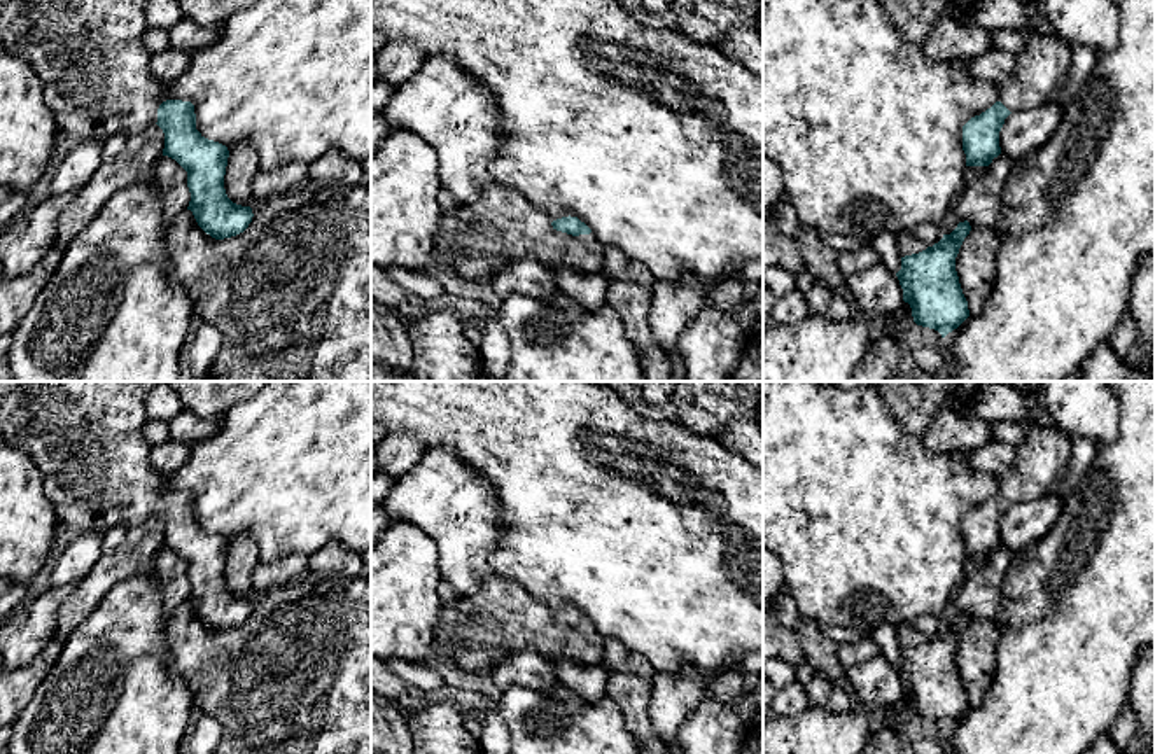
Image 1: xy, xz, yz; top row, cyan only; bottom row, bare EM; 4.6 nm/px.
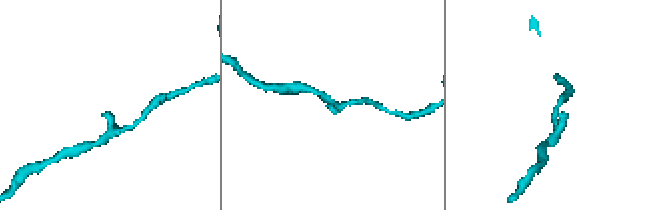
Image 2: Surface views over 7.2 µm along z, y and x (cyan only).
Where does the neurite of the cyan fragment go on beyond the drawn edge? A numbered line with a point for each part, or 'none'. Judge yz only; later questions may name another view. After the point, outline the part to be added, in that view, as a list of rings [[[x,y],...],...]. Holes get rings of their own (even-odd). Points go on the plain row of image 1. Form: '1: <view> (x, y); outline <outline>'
1: yz (1040, 460); outline [[[1018,420],[1026,439],[1015,446],[1015,462],[998,476],[998,493],[1010,504],[1031,502],[1052,492],[1069,462],[1071,437],[1059,427]]]

